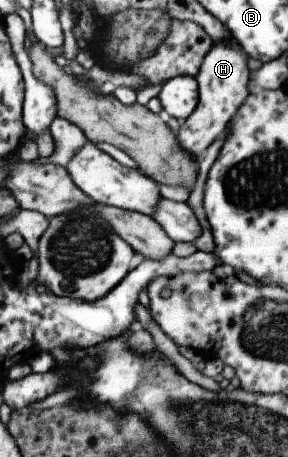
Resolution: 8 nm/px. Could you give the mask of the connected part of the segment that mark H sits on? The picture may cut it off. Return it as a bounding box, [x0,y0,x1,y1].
[174,39,248,160]

